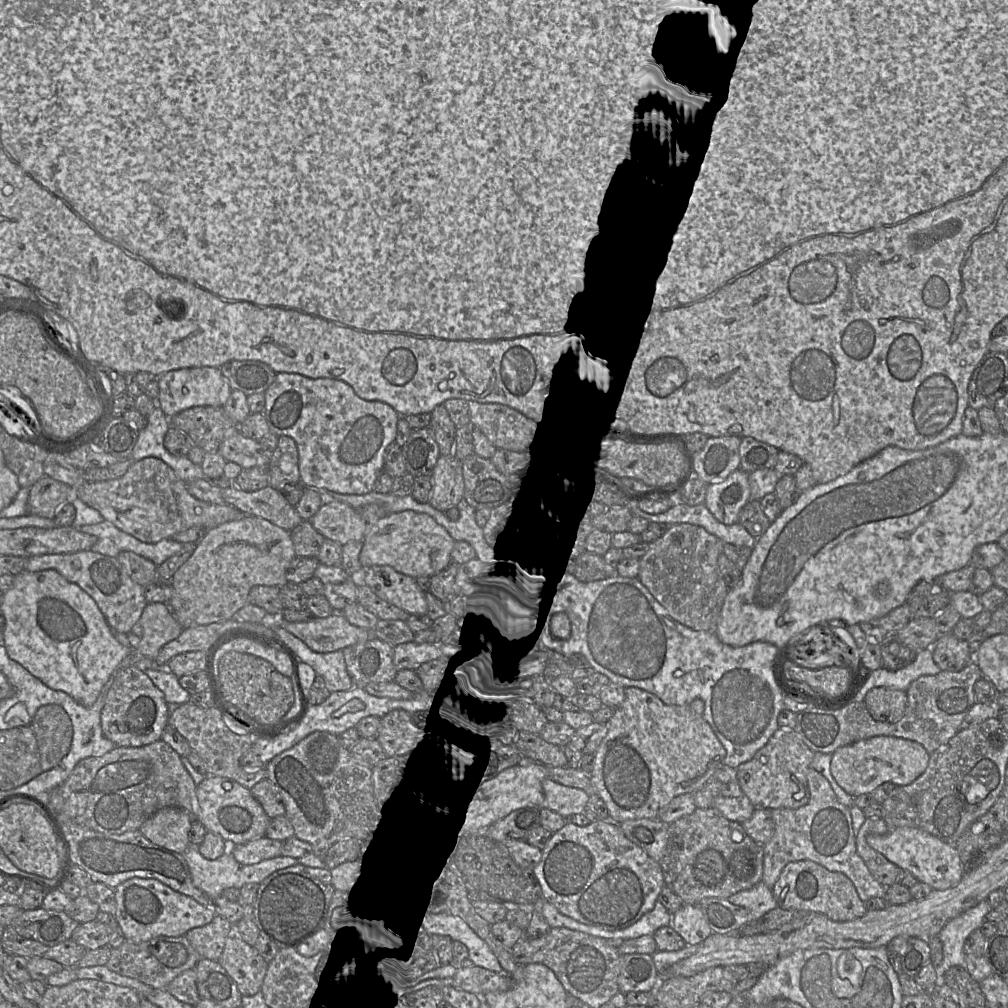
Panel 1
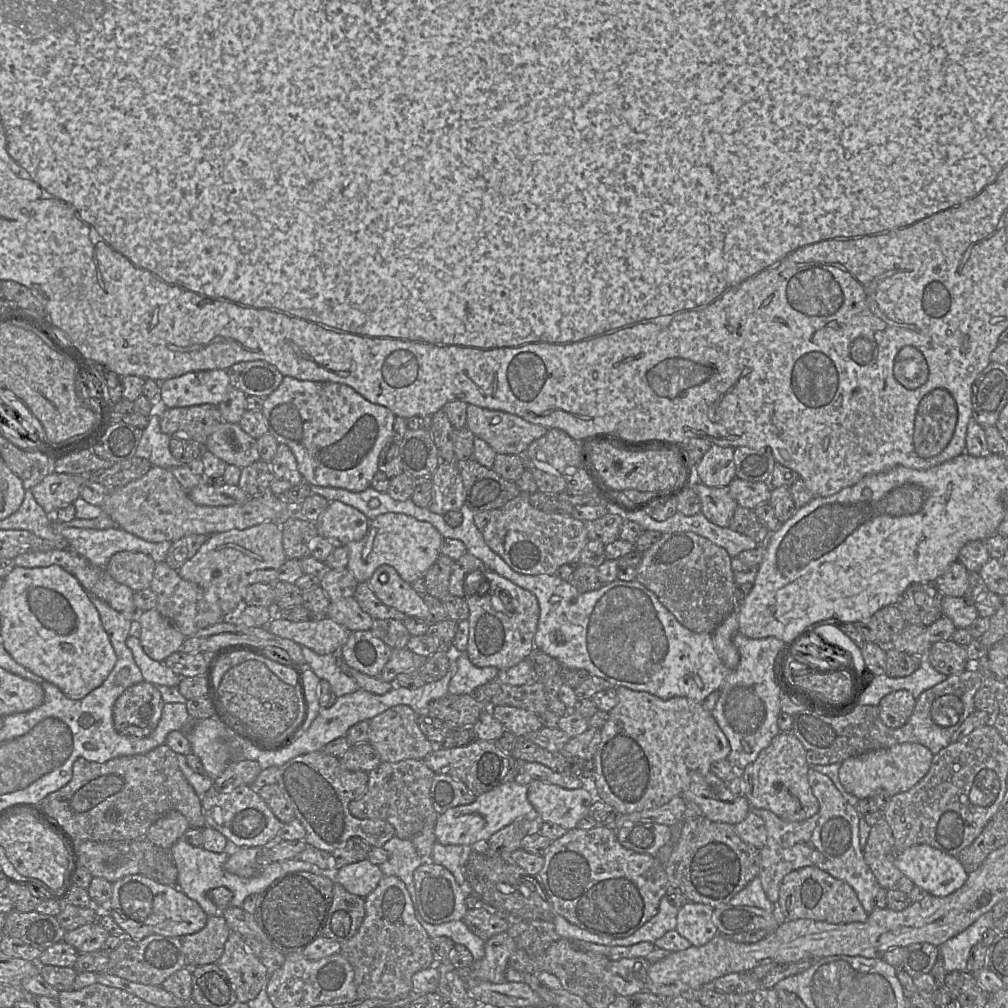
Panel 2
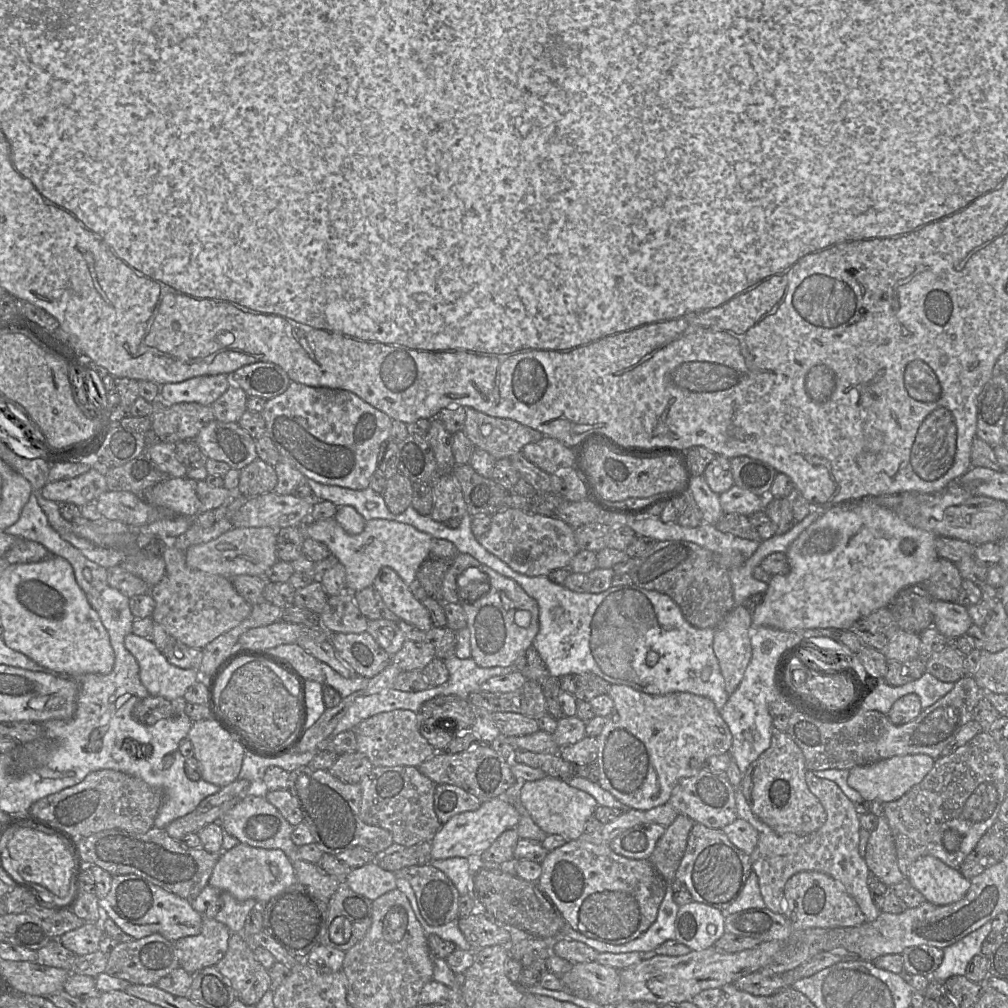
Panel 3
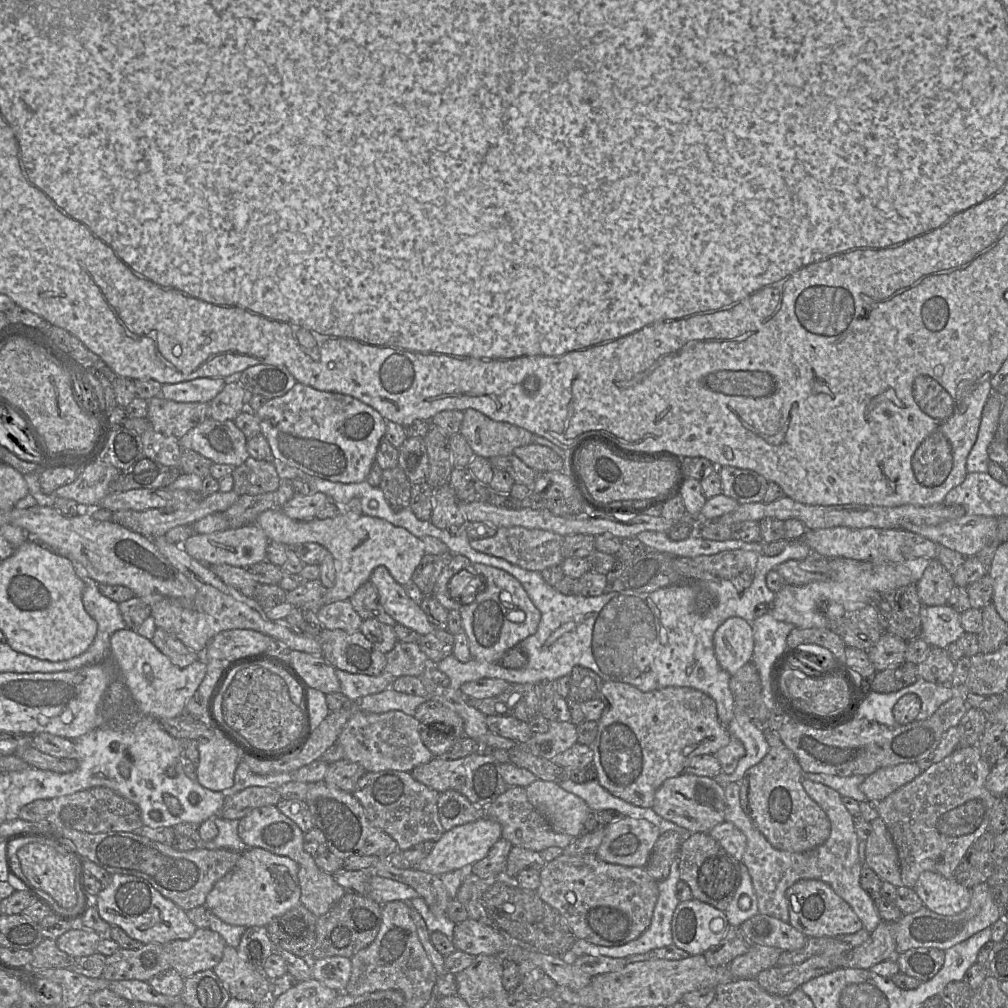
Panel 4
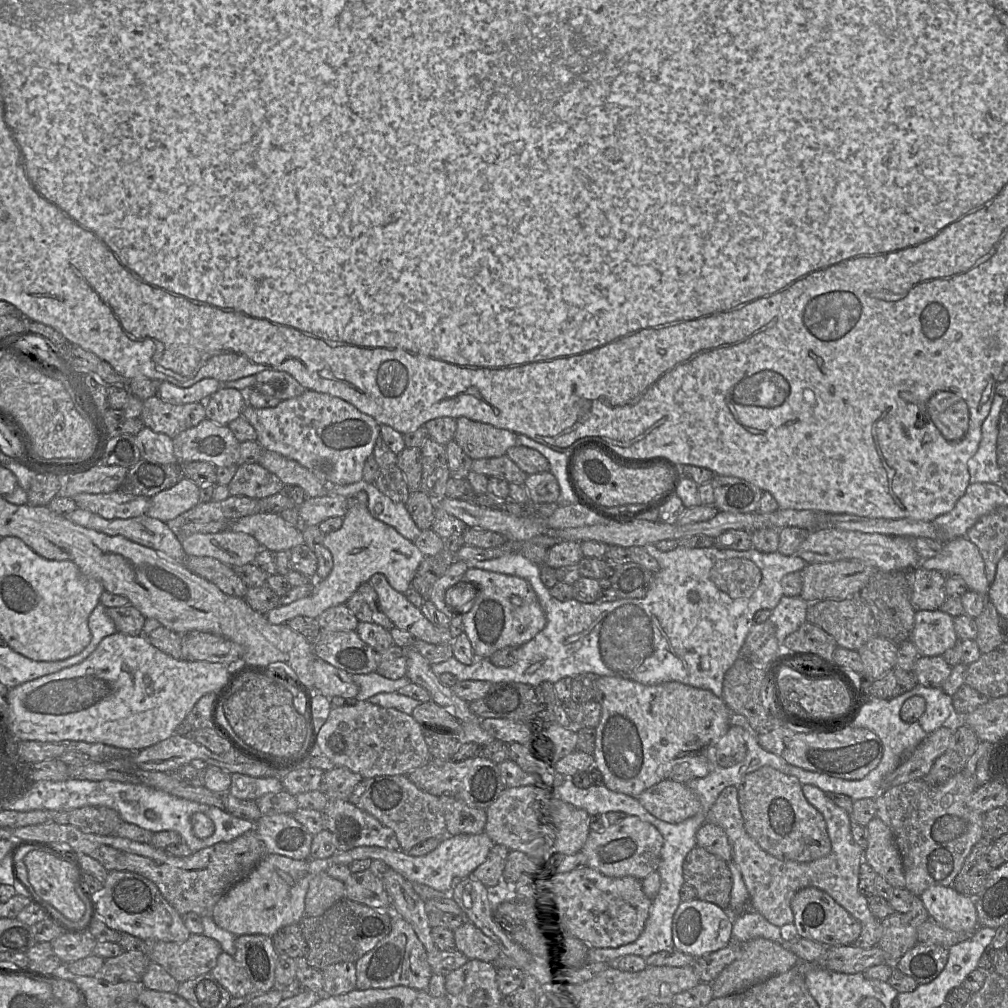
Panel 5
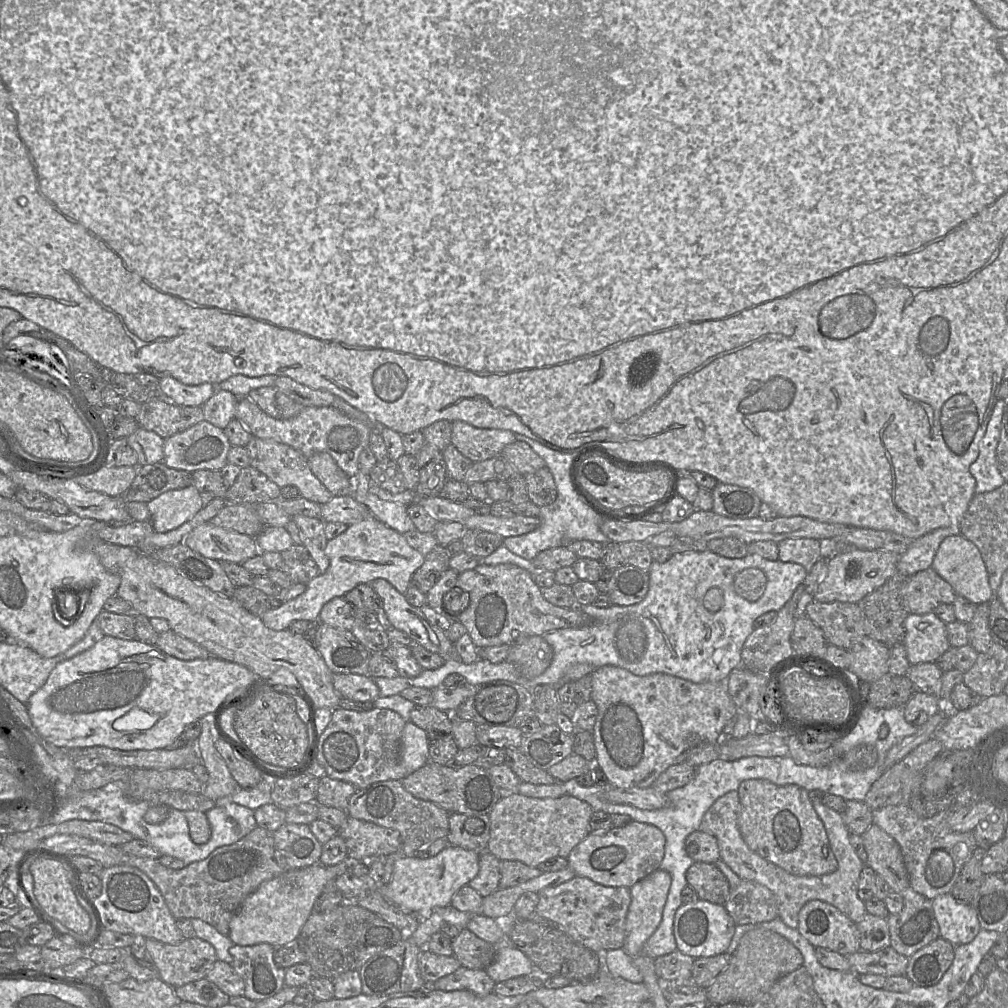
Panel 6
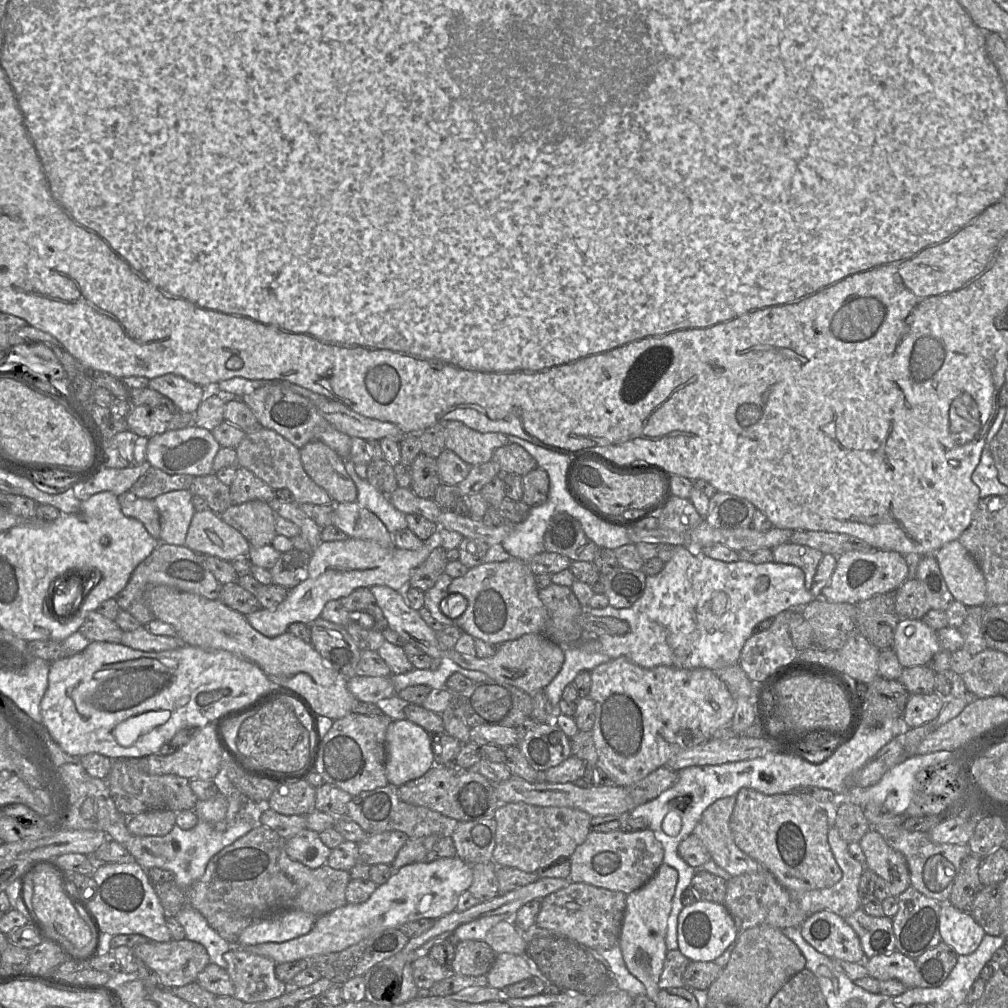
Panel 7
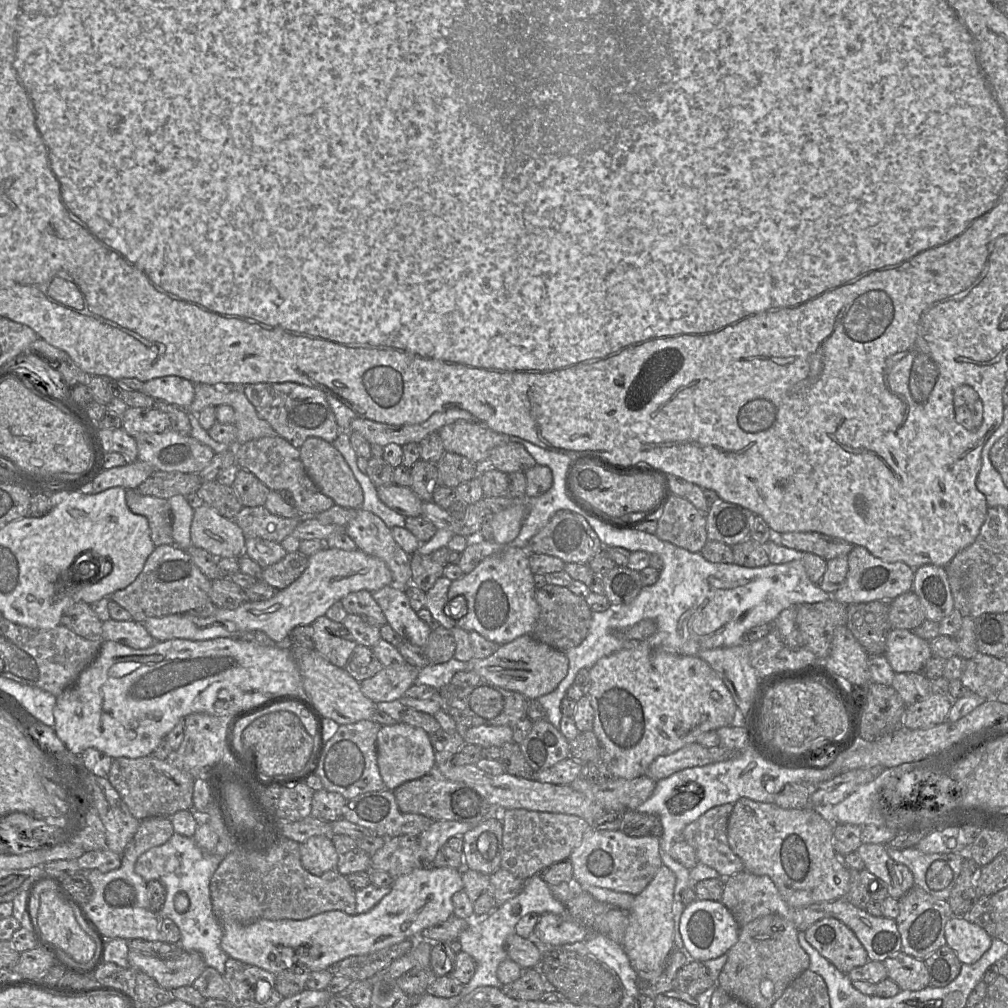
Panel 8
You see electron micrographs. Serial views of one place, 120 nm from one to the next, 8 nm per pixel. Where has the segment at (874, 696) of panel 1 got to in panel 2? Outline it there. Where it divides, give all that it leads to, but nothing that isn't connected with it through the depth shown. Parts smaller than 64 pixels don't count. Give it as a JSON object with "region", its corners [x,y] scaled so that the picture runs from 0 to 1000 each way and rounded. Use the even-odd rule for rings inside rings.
{"region":[[[889,685],[878,689],[871,698],[875,716],[882,722],[895,721],[905,709],[909,693],[901,685]]]}

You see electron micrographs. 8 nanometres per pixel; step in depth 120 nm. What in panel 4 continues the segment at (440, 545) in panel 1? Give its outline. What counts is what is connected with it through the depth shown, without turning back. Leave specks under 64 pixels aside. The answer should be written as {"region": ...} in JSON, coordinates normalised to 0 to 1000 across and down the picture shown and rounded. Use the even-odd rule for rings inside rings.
{"region":[[[271,504],[258,509],[252,519],[262,527],[268,537],[285,543],[312,538],[320,542],[329,551],[332,557],[333,575],[330,582],[323,584],[322,599],[346,595],[357,581],[366,576],[369,566],[375,562],[383,563],[392,576],[401,581],[409,576],[409,570],[422,551],[420,536],[402,524],[392,522],[379,514],[344,509],[341,506],[330,514],[292,516],[283,511],[279,505]]]}

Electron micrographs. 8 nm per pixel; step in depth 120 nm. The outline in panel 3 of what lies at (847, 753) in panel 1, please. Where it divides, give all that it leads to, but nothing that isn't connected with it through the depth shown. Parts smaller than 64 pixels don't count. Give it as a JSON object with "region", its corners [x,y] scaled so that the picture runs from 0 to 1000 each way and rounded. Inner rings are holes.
{"region":[[[901,748],[887,750],[869,757],[849,760],[842,764],[841,779],[851,785],[857,795],[873,794],[877,797],[889,795],[906,780],[912,778],[923,766],[927,753],[919,748]]]}

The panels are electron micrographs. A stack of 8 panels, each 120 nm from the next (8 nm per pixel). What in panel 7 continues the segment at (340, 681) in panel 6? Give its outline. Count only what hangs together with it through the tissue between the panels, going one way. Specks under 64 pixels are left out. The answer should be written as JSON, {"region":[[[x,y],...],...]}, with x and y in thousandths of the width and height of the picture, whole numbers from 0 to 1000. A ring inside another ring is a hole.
{"region":[[[349,671],[345,673],[346,686],[355,695],[373,698],[393,688],[387,671]]]}

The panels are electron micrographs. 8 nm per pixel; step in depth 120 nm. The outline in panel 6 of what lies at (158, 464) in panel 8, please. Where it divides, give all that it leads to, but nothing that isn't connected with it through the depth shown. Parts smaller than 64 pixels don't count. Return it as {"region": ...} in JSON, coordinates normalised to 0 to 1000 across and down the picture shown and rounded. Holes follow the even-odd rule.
{"region":[[[201,417],[164,435],[162,458],[187,468],[218,466],[225,460],[229,442],[221,426]]]}

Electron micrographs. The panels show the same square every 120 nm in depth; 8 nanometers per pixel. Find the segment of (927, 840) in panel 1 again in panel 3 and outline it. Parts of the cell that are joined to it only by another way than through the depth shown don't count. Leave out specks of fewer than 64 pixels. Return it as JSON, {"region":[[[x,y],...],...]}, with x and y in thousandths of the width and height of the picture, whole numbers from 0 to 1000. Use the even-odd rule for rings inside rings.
{"region":[[[927,849],[910,852],[901,863],[899,873],[928,898],[940,898],[952,894],[962,880],[951,862],[938,858]]]}

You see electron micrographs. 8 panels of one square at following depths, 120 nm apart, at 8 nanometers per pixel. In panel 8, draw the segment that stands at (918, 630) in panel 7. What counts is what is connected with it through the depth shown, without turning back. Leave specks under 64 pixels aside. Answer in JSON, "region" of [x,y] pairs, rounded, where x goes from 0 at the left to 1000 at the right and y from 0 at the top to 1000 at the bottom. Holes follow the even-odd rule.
{"region":[[[884,624],[880,631],[877,650],[888,668],[913,667],[917,658],[926,651],[922,636],[899,624]]]}

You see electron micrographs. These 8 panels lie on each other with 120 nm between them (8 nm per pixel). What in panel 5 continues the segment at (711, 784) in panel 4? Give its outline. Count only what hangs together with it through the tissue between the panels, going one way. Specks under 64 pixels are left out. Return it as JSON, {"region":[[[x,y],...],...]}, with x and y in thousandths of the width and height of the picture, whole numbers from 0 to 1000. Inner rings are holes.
{"region":[[[666,773],[644,781],[632,793],[645,808],[663,816],[675,816],[695,803],[691,788],[680,777]]]}

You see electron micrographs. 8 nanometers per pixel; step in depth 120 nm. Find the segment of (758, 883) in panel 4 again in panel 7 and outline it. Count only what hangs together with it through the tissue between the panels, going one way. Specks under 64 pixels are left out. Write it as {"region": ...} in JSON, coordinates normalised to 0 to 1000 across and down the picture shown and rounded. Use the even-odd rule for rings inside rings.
{"region":[[[730,790],[710,794],[696,807],[688,827],[696,834],[705,852],[725,869],[756,864],[756,858],[737,845],[727,832],[724,811],[729,798]],[[828,818],[822,821],[821,835],[827,851],[835,863],[835,871],[829,877],[821,881],[801,884],[783,884],[783,887],[785,892],[800,906],[801,909],[814,903],[822,903],[838,911],[854,901],[851,880],[854,869],[860,861],[843,847],[841,842],[842,837],[834,831]]]}

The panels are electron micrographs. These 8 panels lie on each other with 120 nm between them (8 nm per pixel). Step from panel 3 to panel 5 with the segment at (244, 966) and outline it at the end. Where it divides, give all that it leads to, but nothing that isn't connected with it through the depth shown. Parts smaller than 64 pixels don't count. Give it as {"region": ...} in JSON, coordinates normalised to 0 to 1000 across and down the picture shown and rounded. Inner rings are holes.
{"region":[[[220,943],[208,965],[231,990],[250,987],[250,975],[231,948]]]}

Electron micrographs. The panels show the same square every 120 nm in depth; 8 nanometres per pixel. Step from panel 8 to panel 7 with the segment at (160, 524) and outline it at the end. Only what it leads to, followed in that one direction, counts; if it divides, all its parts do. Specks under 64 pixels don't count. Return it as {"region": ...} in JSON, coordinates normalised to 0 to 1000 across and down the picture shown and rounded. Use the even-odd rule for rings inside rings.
{"region":[[[129,487],[117,491],[117,496],[124,512],[138,516],[151,533],[159,535],[159,513],[152,496],[138,494]]]}

